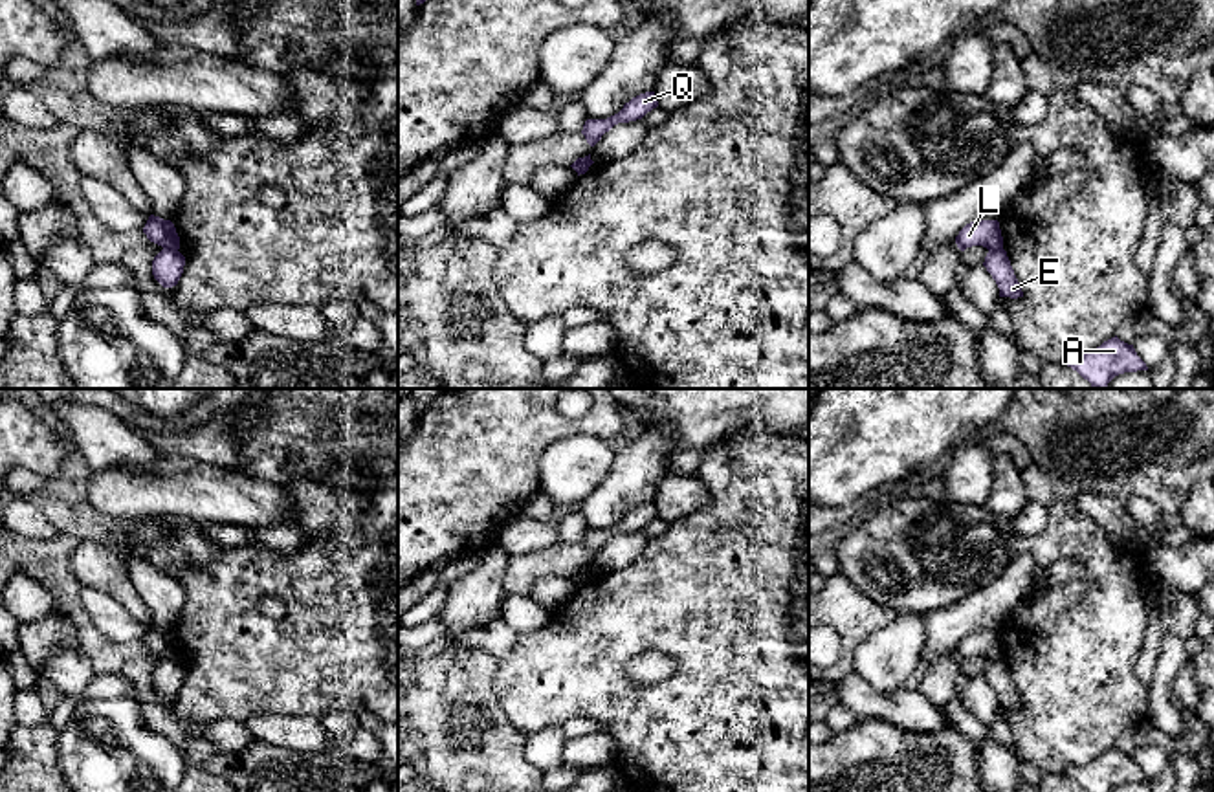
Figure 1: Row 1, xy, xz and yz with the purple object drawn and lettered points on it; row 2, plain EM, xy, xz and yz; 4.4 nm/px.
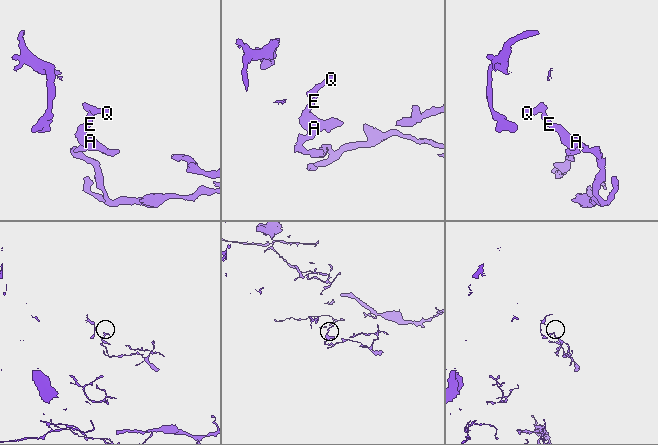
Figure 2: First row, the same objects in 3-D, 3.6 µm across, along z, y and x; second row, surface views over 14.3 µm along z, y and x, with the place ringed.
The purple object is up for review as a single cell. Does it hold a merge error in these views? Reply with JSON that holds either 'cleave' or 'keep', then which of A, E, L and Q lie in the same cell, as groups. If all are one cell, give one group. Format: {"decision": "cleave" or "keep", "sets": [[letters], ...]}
{"decision": "cleave", "sets": [["A", "E"], ["L", "Q"]]}

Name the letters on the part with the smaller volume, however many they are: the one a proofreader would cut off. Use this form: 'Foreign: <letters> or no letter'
Foreign: A, E

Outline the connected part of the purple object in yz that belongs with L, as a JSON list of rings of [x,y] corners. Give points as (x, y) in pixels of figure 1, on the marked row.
[[[974,220],[966,224],[955,236],[955,244],[961,251],[972,246],[983,246],[987,249],[1003,249],[1003,236],[998,220]]]

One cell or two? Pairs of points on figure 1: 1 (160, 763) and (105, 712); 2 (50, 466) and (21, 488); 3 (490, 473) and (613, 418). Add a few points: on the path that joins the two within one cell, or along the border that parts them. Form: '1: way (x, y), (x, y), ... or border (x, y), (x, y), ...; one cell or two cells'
1: way (147, 754), (118, 725); one cell
2: border (19, 466), (37, 472), (48, 481); two cells
3: way (521, 442), (538, 426), (582, 426); one cell

